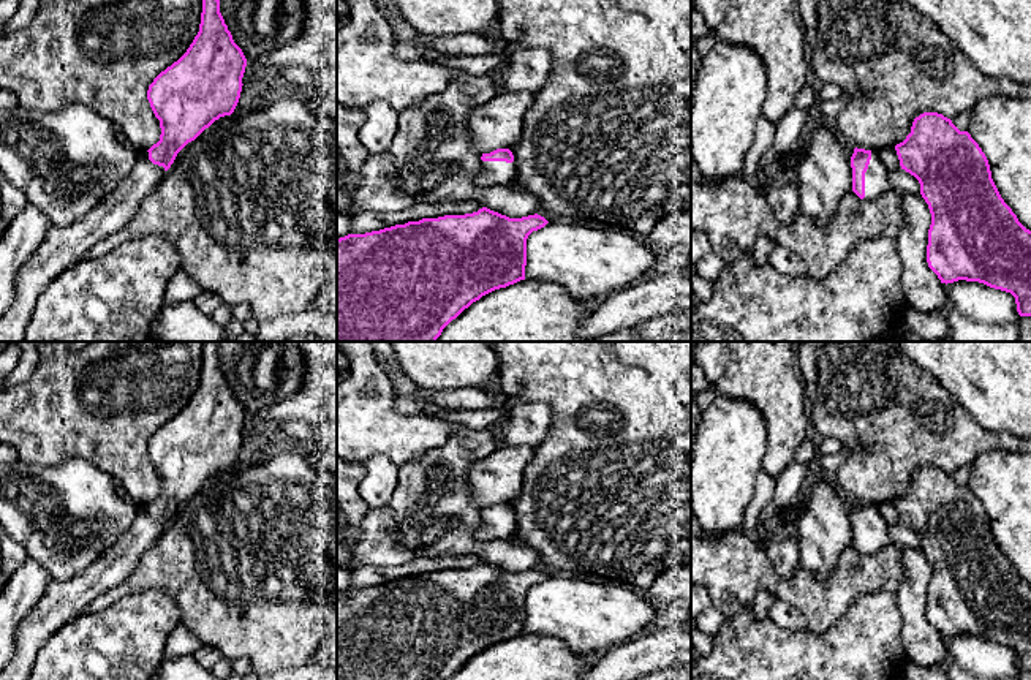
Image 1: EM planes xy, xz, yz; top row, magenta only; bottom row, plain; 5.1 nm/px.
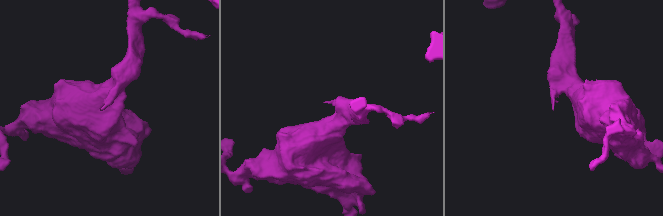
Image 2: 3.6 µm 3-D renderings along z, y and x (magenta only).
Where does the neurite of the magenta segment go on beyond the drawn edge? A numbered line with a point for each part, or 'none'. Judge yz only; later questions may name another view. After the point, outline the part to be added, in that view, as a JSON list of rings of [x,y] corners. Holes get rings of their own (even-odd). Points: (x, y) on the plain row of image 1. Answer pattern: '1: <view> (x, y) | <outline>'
1: yz (876, 532) | [[[871,504],[871,514],[865,527],[865,552],[867,555],[876,555],[892,542],[889,525],[879,512],[879,504]]]

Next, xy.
1: xy (64, 601) | [[[144,504],[128,531],[82,572],[63,582],[52,580],[36,609],[21,623],[14,655],[0,671],[0,680],[28,680],[36,655],[51,636],[87,612],[93,599],[120,585],[164,527]]]

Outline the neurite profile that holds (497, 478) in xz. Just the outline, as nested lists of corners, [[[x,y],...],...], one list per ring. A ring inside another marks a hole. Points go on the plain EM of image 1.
[[[501,444],[466,473],[471,497],[481,508],[509,503],[522,489],[522,474],[534,457],[534,448]]]

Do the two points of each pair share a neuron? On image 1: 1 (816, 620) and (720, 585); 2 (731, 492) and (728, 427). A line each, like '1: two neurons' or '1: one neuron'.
1: one neuron
2: one neuron

